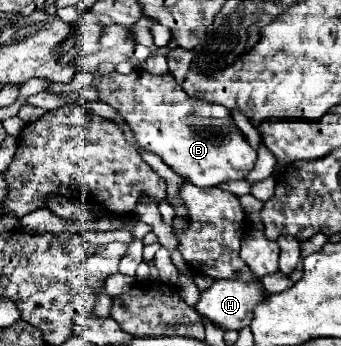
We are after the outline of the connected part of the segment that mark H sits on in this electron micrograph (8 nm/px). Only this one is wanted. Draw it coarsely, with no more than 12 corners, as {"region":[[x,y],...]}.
{"region":[[214,280],[196,312],[222,330],[250,326],[262,288]]}

